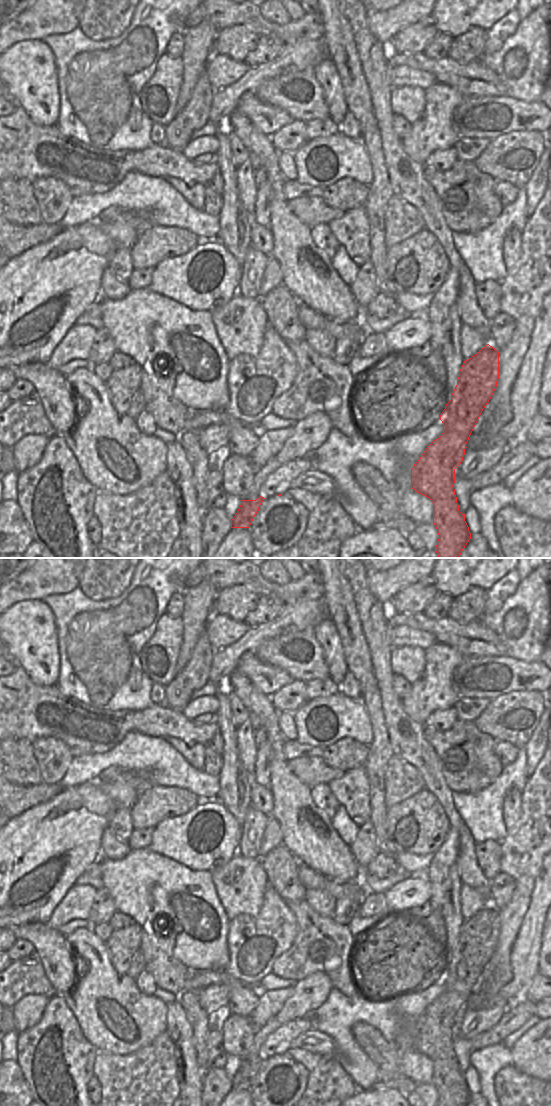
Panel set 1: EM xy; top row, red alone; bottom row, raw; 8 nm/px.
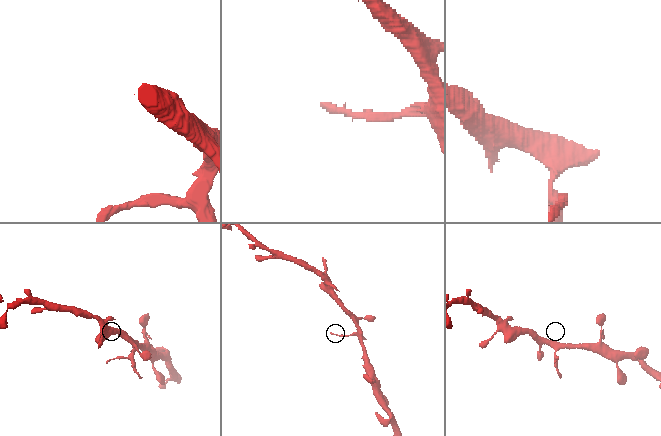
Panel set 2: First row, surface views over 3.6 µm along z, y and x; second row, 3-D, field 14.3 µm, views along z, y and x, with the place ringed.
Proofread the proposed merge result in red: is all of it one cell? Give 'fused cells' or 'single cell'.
fused cells

